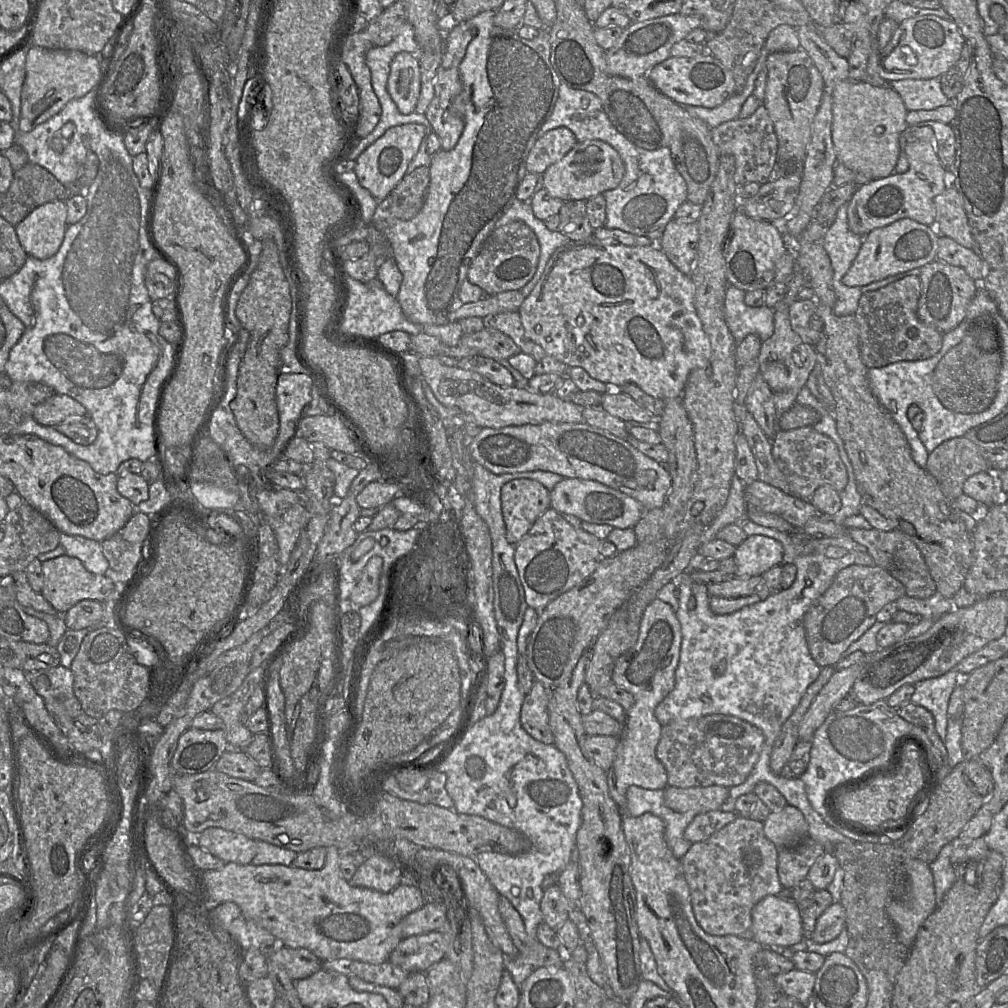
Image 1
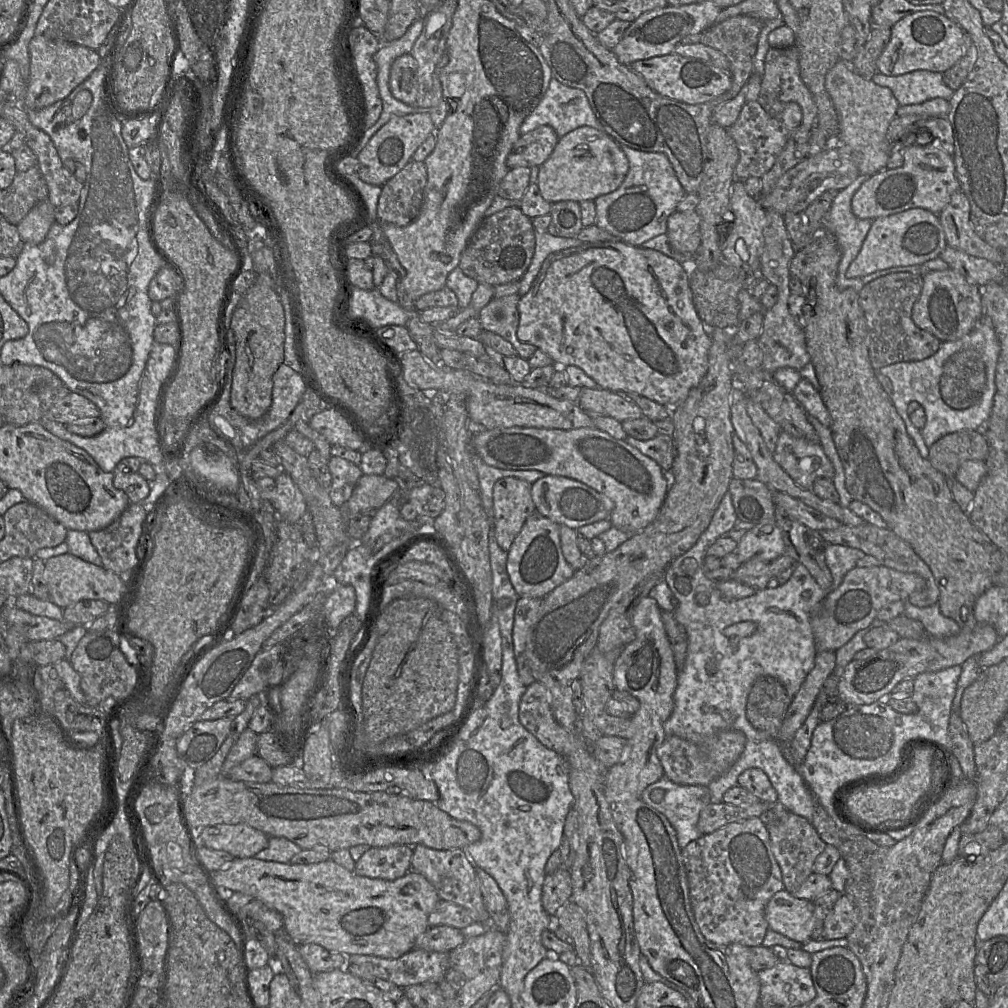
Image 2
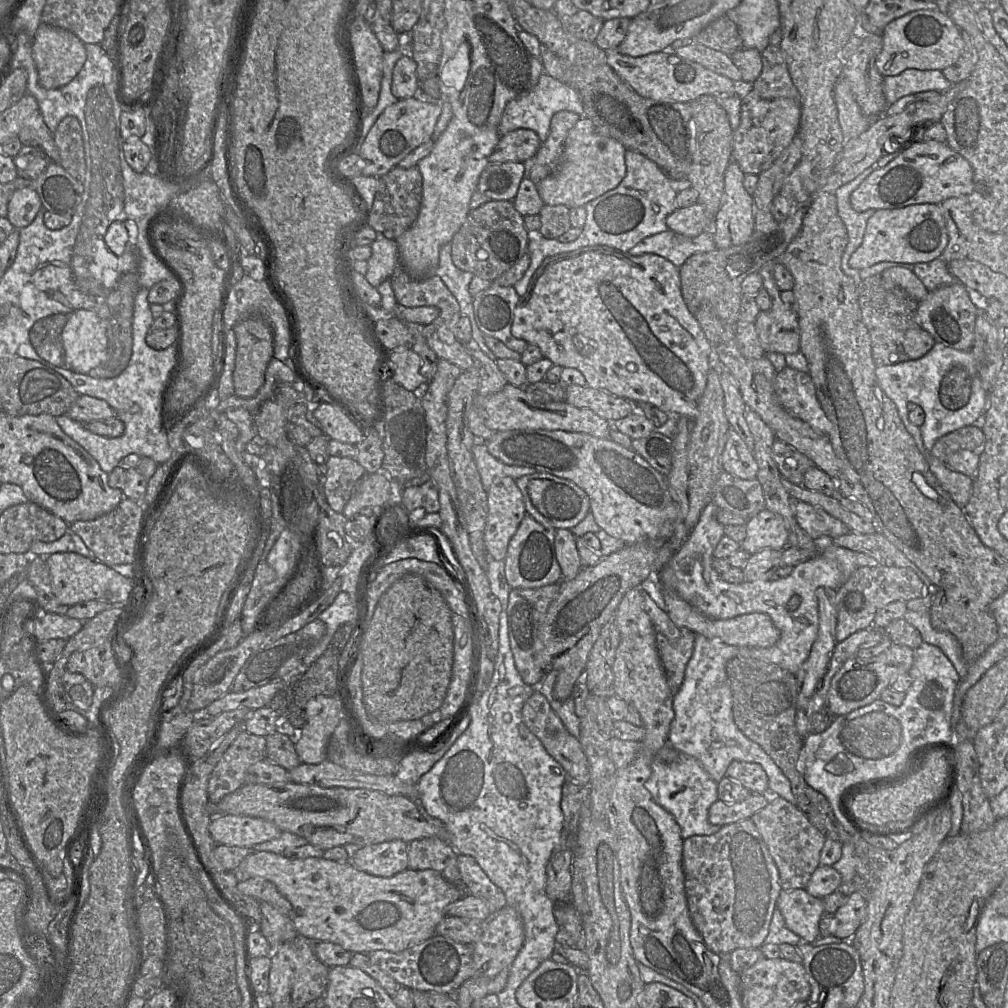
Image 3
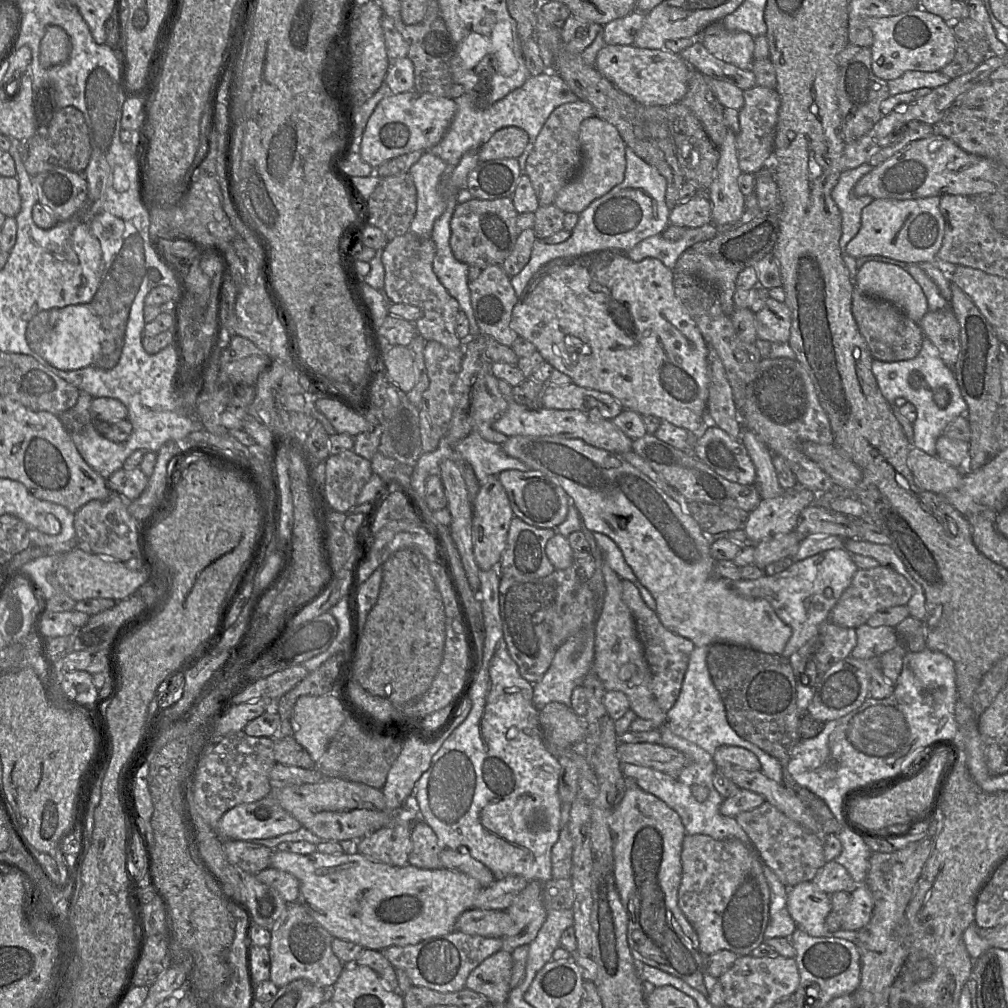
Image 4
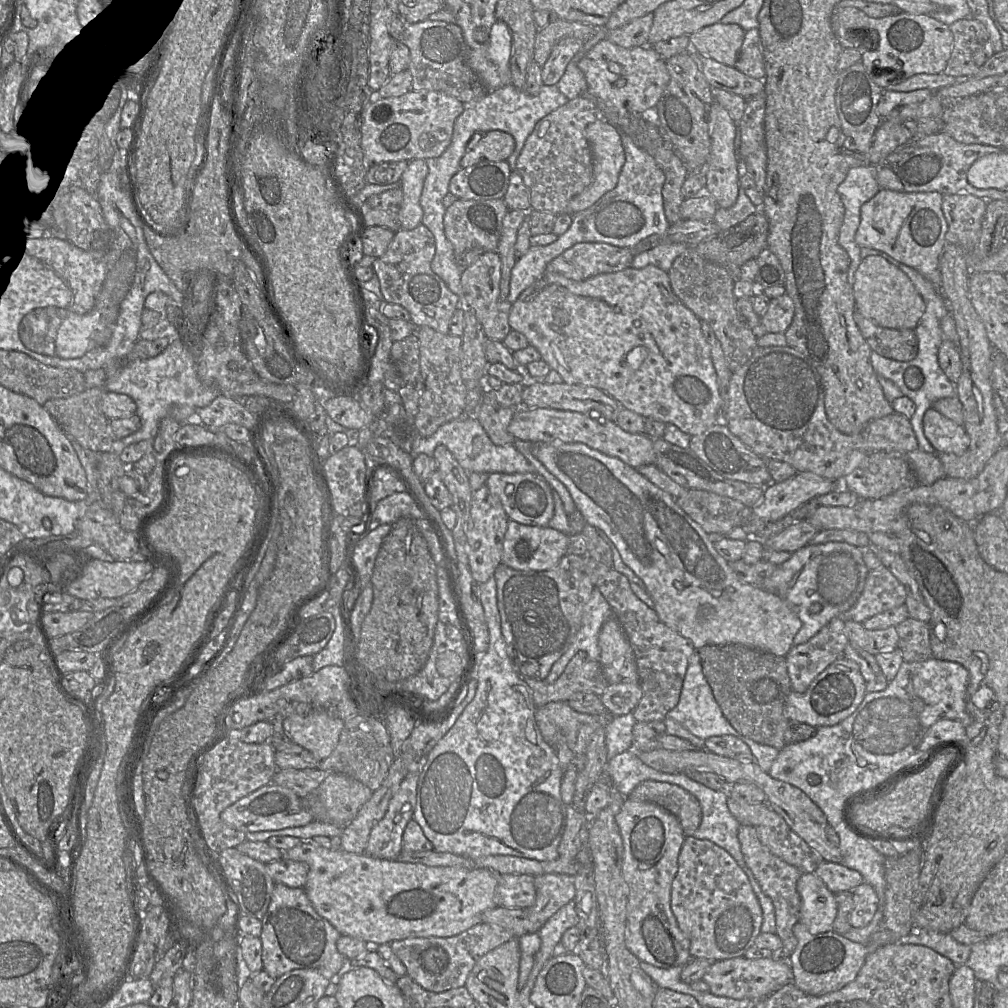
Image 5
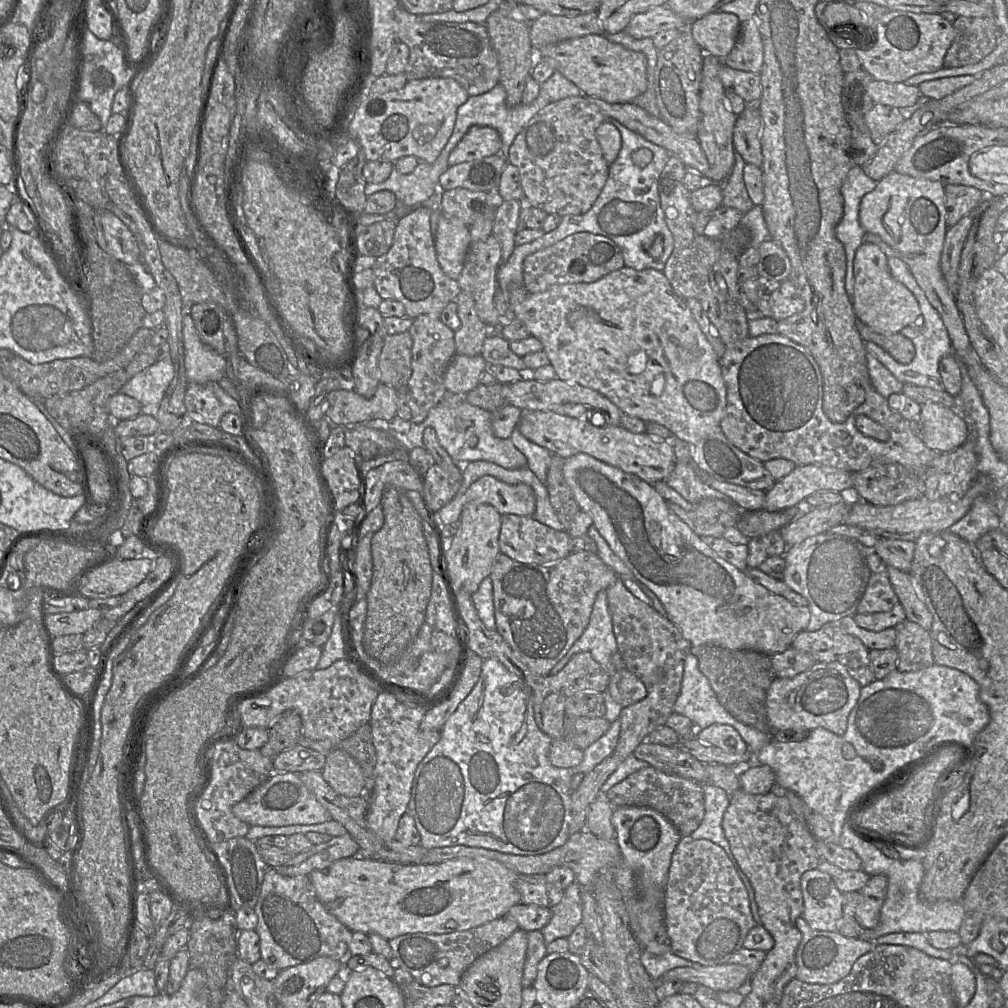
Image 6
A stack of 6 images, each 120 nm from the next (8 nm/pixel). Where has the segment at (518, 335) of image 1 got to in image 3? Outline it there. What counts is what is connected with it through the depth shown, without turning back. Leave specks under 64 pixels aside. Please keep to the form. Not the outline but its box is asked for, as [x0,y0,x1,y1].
[473,285,527,353]

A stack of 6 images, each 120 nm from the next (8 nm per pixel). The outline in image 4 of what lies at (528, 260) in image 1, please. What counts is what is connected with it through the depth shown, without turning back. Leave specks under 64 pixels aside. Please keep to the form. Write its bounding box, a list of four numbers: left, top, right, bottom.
[450,197,520,269]

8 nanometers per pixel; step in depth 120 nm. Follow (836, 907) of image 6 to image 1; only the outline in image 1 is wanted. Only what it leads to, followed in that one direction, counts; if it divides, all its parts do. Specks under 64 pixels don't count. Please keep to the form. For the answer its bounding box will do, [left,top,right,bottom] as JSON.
[751,895,804,948]

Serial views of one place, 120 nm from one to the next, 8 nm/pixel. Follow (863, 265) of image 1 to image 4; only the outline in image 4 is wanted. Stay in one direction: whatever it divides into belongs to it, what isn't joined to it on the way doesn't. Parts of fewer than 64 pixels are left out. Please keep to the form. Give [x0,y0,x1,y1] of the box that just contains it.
[846,197,944,264]

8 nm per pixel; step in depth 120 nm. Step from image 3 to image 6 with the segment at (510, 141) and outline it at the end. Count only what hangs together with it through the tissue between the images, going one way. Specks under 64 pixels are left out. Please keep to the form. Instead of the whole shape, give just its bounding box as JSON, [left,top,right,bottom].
[448,126,502,167]

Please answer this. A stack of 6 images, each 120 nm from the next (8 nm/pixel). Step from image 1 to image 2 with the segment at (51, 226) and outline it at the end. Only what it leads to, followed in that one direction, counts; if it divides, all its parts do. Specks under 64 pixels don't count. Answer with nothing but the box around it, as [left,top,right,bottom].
[17,200,55,243]

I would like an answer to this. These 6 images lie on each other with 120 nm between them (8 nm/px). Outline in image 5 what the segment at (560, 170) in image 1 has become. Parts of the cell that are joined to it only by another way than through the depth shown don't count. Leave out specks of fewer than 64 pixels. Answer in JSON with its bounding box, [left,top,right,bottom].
[568,119,625,215]

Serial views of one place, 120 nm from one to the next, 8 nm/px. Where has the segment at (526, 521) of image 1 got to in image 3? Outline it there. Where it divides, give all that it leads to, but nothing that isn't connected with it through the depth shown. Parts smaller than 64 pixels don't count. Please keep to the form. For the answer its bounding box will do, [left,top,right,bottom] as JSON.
[484,477,526,560]

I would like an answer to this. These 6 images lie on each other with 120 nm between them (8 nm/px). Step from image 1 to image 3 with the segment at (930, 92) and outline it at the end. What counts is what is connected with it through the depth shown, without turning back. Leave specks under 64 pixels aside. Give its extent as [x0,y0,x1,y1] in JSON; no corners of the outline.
[883,69,951,105]

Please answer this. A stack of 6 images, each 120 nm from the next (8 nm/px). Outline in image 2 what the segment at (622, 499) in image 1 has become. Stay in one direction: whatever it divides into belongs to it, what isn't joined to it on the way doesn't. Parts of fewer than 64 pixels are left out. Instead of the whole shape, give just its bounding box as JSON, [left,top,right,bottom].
[531,475,613,529]

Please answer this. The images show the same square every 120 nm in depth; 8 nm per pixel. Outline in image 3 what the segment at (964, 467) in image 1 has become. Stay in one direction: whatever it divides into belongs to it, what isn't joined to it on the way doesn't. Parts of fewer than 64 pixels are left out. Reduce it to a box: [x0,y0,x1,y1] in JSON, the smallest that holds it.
[929,424,984,463]

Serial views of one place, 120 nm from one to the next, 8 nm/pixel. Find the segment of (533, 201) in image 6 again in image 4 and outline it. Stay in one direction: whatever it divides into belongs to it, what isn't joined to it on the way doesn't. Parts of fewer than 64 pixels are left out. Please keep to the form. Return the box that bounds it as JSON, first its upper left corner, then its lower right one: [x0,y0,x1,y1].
[524,99,595,206]

